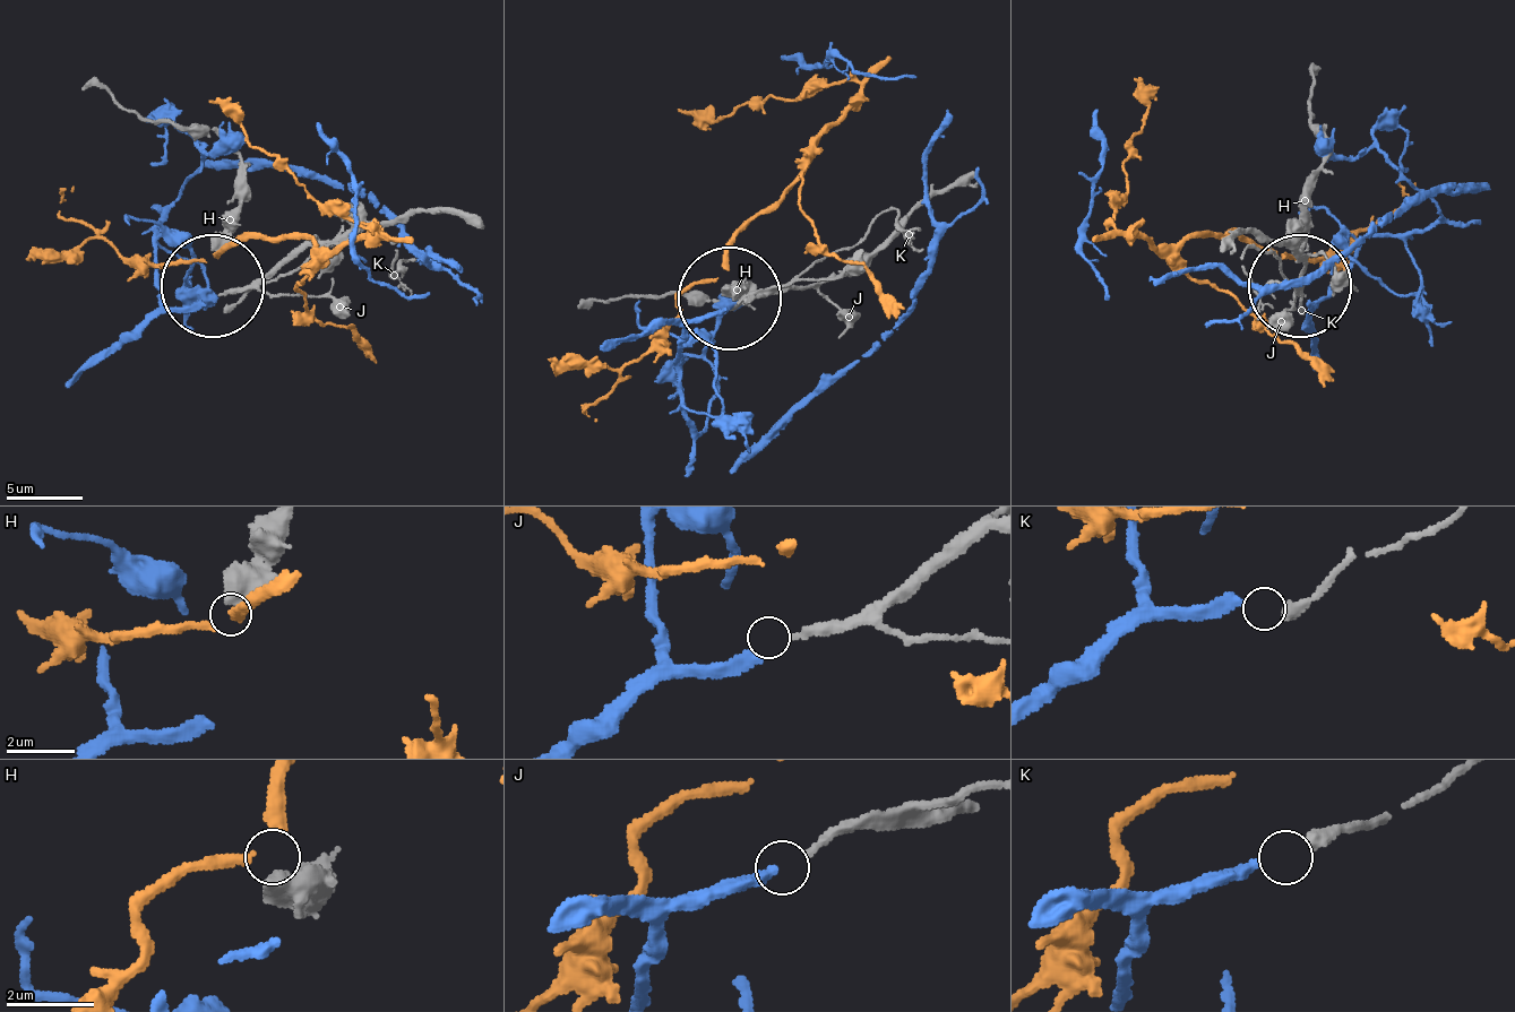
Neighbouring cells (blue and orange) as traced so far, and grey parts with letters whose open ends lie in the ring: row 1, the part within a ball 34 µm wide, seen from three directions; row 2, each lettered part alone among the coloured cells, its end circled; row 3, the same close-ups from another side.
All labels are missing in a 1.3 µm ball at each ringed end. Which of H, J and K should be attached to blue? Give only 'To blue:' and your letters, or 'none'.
To blue: J

